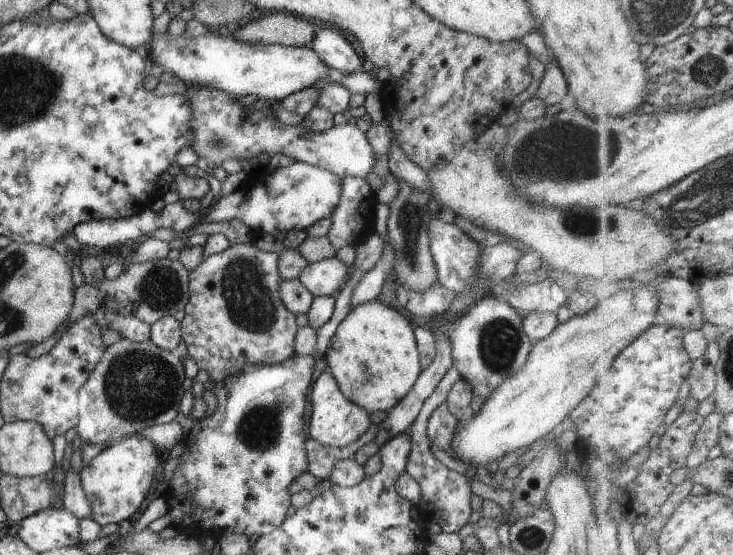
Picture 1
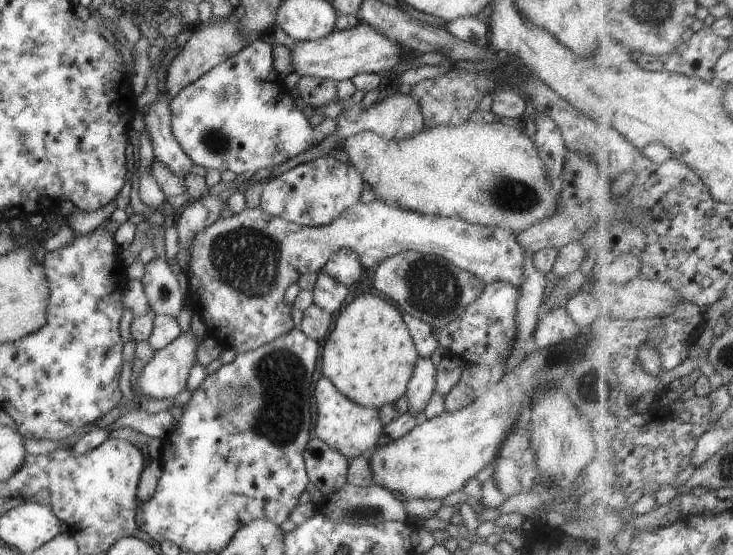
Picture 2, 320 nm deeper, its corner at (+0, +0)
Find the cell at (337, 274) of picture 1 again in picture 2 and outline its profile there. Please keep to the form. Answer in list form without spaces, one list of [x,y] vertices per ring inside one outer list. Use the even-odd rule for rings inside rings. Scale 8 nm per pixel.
[[[349,248],[333,251],[321,271],[346,287],[355,284],[360,279],[359,276],[363,274],[359,257]]]

